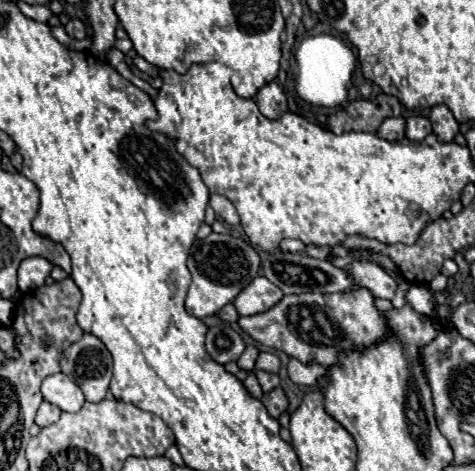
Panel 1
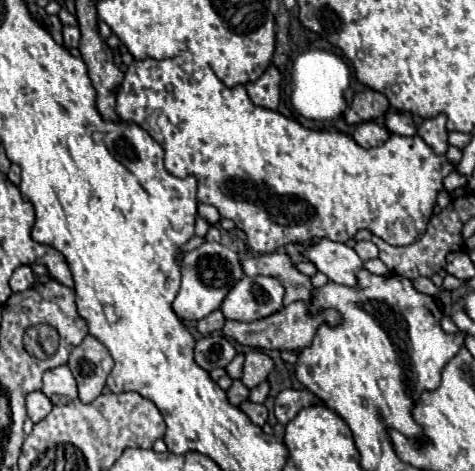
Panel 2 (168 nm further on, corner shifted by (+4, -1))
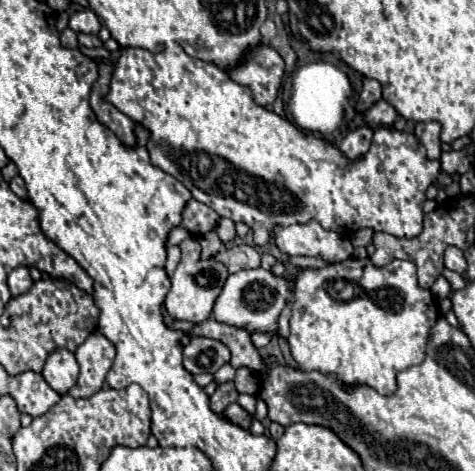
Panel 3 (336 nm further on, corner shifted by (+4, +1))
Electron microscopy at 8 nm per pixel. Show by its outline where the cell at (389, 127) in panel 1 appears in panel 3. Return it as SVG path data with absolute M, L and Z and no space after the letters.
M362 126L362 128L356 128L352 130L340 144L340 150L344 152L346 158L360 158L362 154L368 152L370 148L370 142L372 142L372 136L374 136L374 130L370 126Z

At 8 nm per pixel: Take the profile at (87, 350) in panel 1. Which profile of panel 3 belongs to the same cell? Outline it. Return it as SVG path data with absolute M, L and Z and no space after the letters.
M92 332L86 338L86 342L80 344L76 350L80 376L76 386L68 394L72 398L90 398L92 394L96 394L104 384L106 372L110 370L114 356L116 356L114 344L106 336Z

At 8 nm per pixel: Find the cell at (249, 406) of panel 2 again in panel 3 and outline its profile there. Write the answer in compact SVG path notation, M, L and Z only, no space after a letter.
M234 402L232 406L228 406L228 410L224 410L224 416L228 418L228 420L232 420L234 424L238 424L238 426L242 426L242 428L250 428L250 424L254 422L254 416L252 414L248 414L238 402Z

